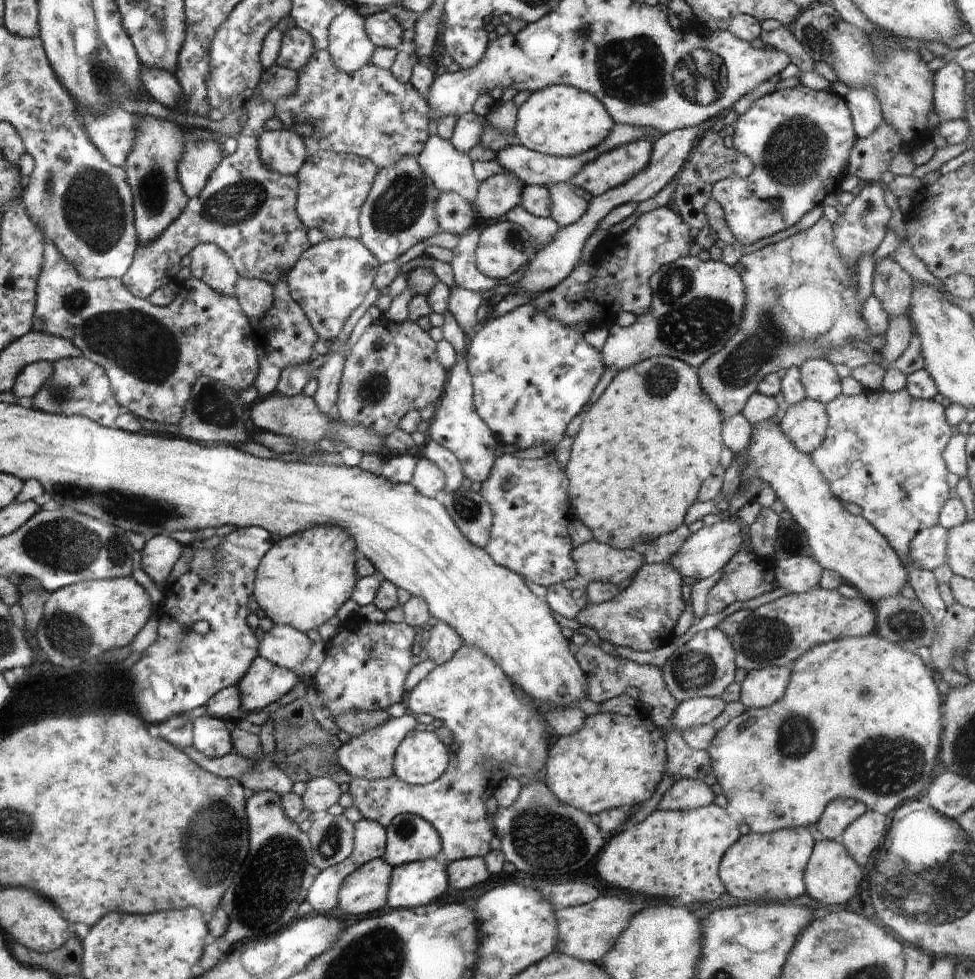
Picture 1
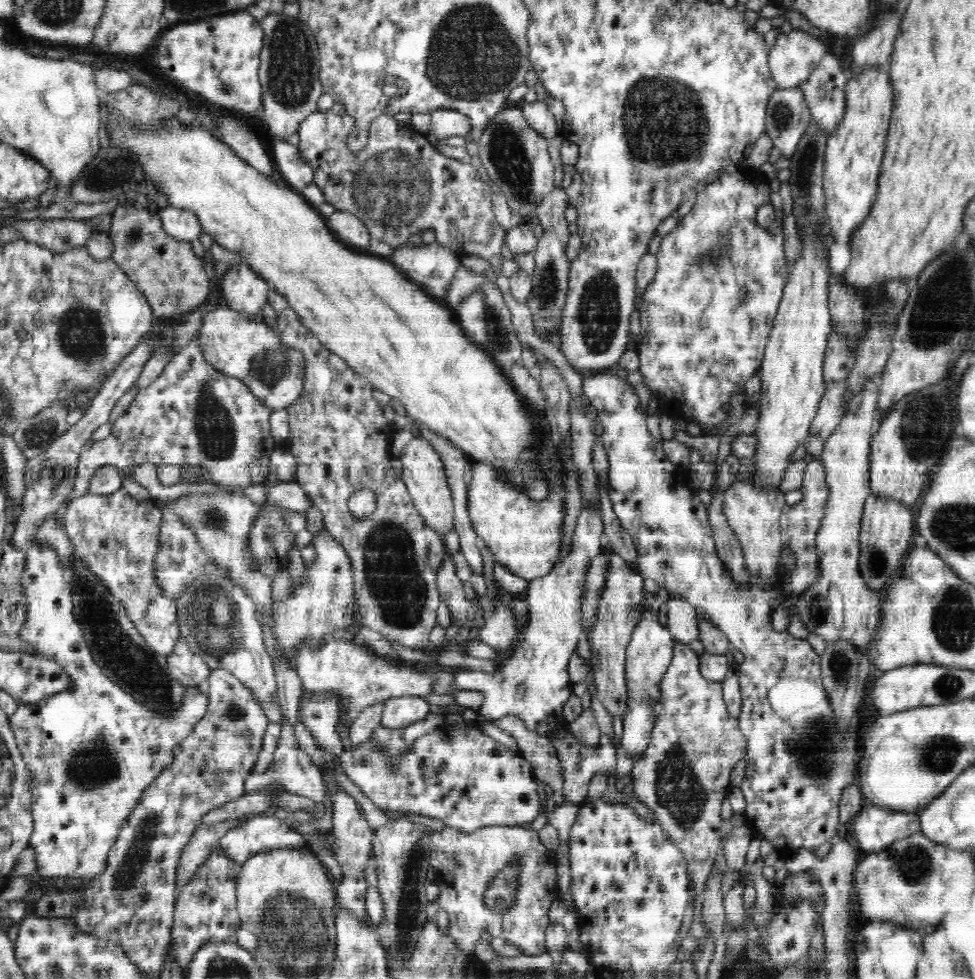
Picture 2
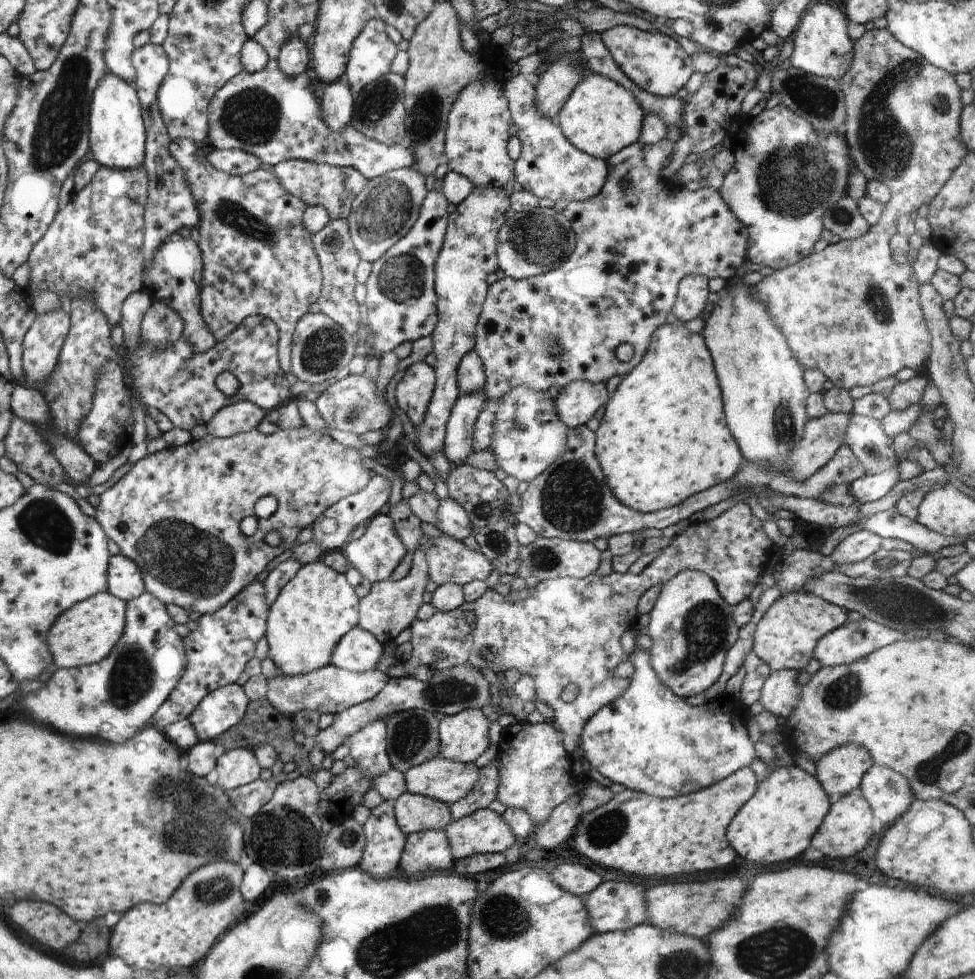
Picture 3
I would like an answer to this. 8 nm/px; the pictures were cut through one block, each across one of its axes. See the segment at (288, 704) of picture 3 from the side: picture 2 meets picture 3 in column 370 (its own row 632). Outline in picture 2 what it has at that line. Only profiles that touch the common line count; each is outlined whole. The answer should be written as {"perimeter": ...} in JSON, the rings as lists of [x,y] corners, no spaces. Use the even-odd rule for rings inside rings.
{"perimeter":[[[670,596],[667,600],[667,628],[676,642],[689,644],[698,640],[699,612],[683,598]]]}

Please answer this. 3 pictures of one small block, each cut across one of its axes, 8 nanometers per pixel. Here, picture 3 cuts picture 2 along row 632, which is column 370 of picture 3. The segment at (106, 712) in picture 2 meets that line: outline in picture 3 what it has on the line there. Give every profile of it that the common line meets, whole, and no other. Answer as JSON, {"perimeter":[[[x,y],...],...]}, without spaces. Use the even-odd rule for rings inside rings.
{"perimeter":[[[372,16],[353,40],[343,77],[353,95],[391,70],[399,49],[388,38],[385,28],[382,19]]]}

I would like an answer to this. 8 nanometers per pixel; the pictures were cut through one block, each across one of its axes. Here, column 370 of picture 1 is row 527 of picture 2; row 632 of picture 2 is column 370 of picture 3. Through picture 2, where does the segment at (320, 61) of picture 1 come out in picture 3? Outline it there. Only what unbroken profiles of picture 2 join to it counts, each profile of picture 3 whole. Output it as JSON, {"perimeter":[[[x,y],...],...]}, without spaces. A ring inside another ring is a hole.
{"perimeter":[[[269,59],[261,71],[249,73],[242,70],[233,76],[220,90],[214,93],[209,104],[208,137],[211,147],[252,153],[260,159],[263,167],[269,169],[288,159],[300,159],[333,167],[352,167],[367,179],[376,179],[377,176],[382,176],[385,172],[412,166],[412,153],[401,144],[385,145],[366,138],[352,125],[345,126],[338,132],[332,130],[321,119],[320,100],[307,87],[310,84],[310,79],[307,78],[306,73],[289,78],[280,70],[277,60]]]}

